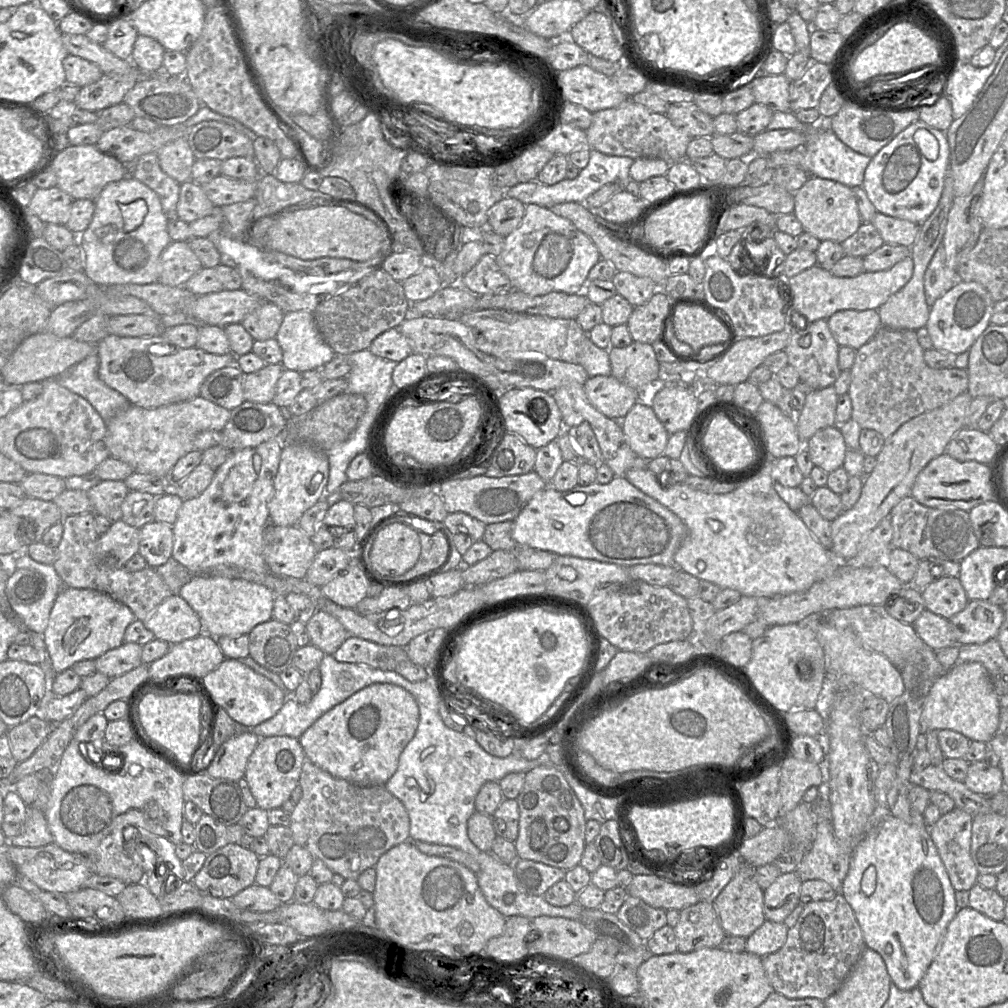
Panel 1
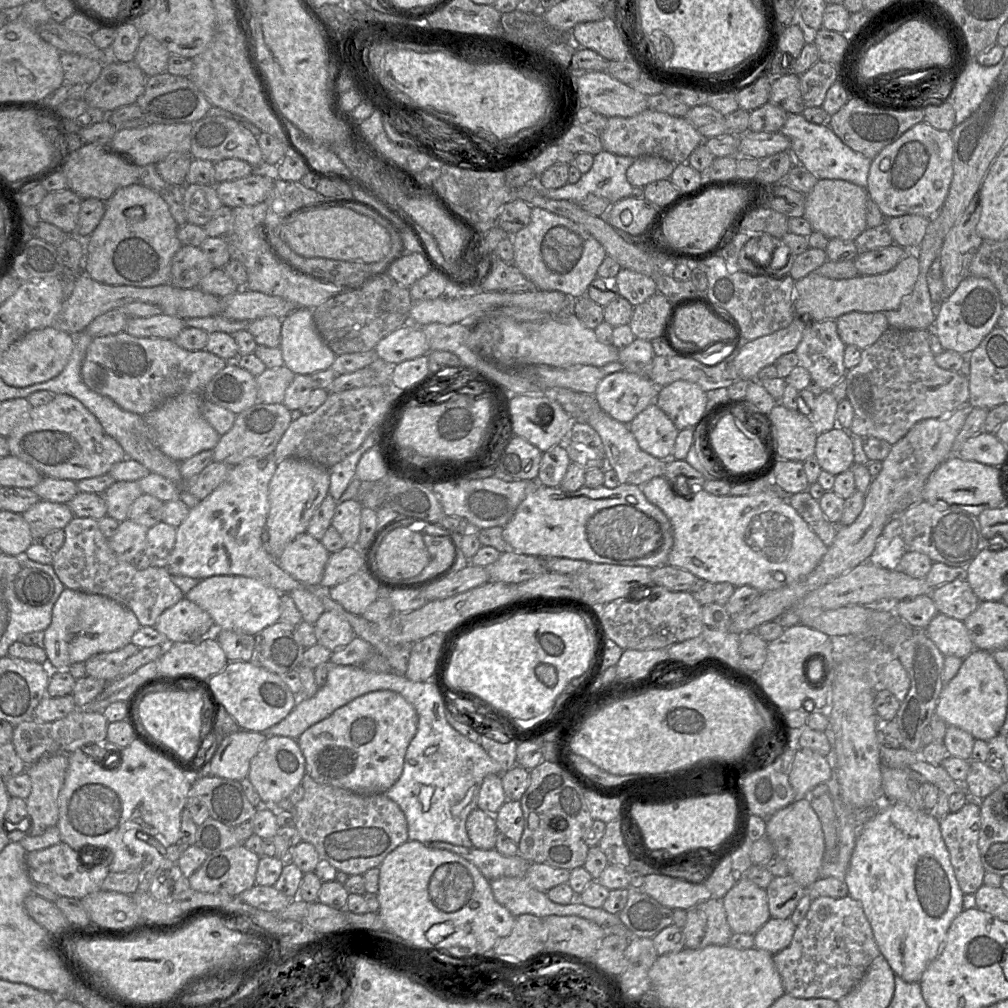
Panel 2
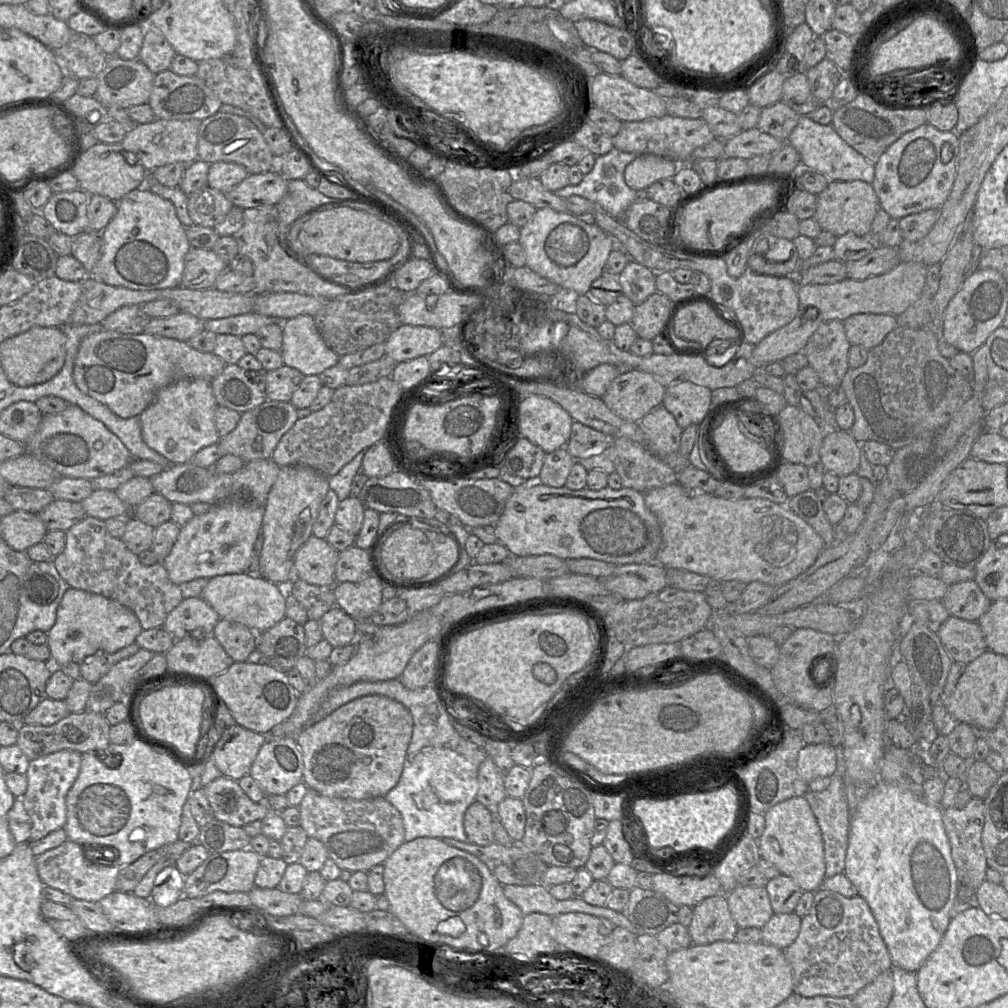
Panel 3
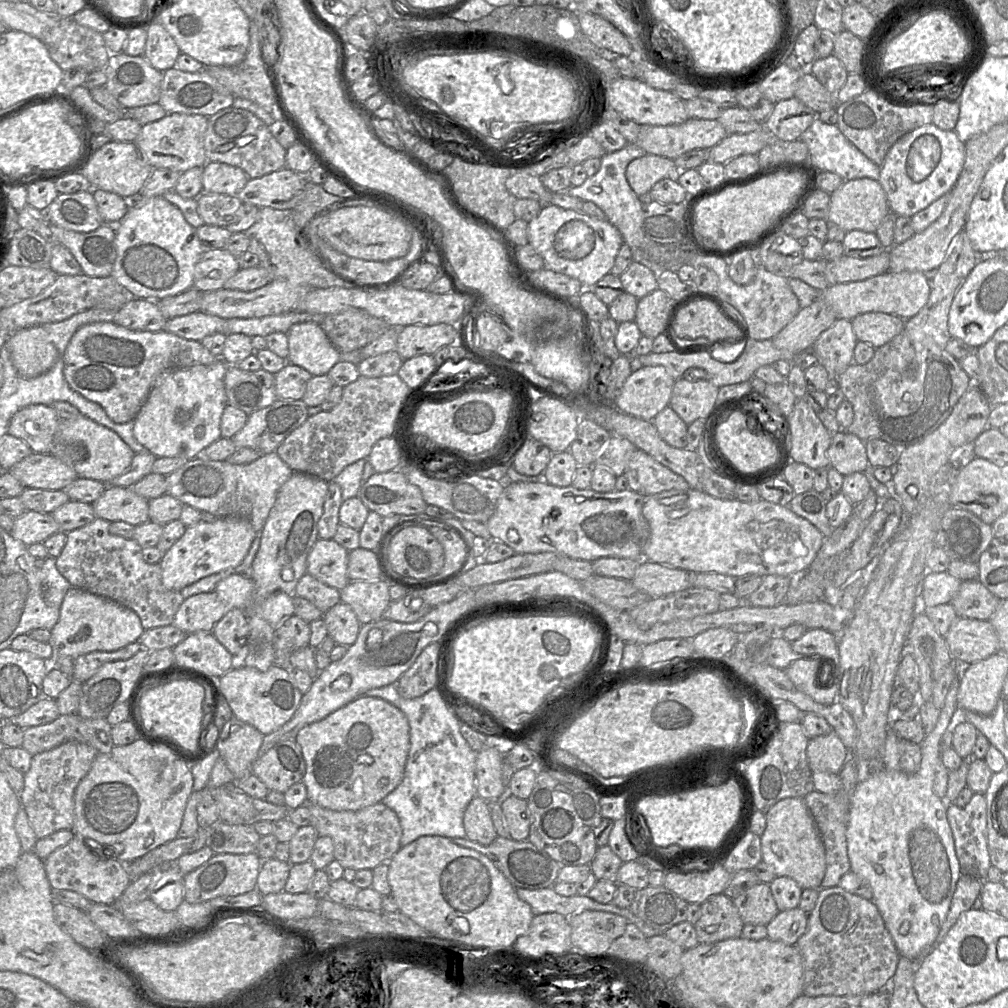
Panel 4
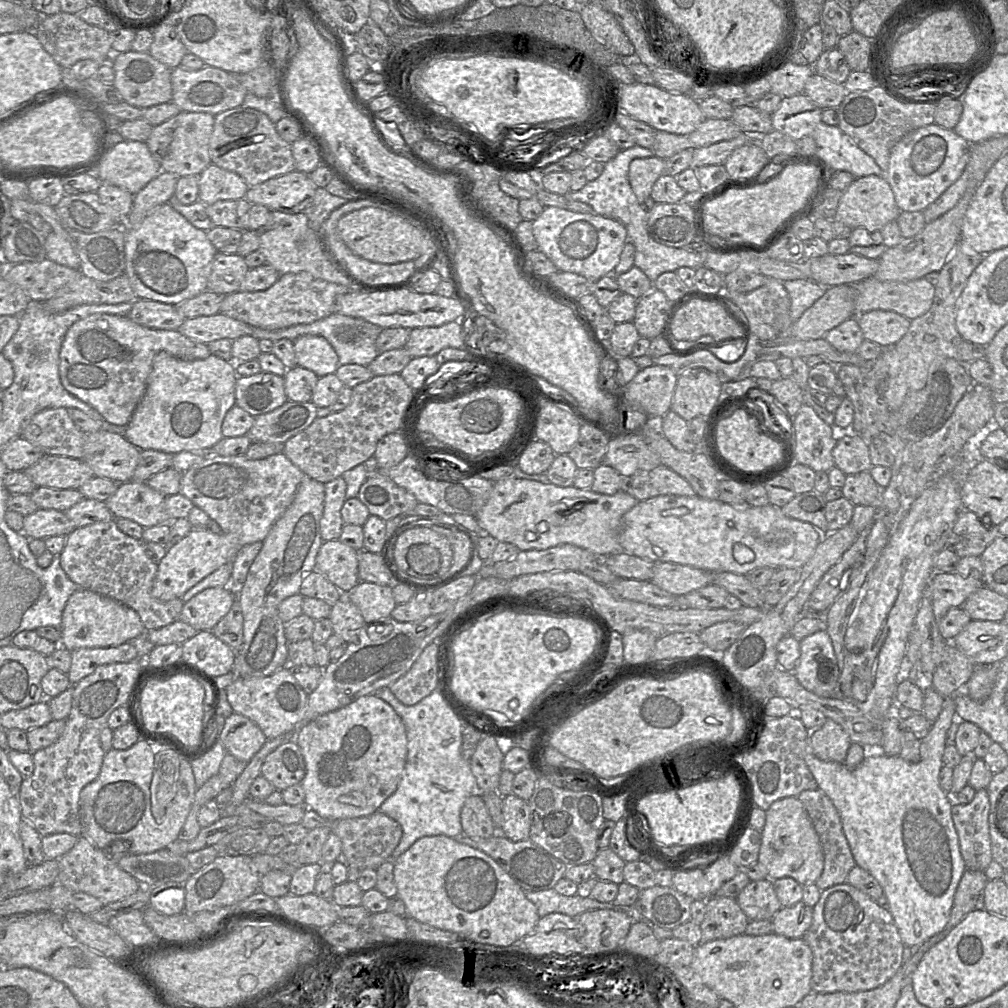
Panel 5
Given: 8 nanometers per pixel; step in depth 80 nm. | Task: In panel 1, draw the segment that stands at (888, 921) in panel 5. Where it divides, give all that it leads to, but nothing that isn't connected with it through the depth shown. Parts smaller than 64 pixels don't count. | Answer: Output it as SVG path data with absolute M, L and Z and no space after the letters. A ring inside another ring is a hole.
M838 893L831 900L805 904L796 924L788 930L785 944L777 952L762 957L762 963L774 991L789 999L817 998L824 1001L838 990L865 948L855 914L844 896Z

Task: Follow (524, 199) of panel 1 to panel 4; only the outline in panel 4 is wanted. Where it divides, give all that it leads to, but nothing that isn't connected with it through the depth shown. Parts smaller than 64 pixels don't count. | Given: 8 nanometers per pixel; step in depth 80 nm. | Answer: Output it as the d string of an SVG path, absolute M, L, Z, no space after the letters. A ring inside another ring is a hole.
M627 144L625 147L614 151L612 153L605 153L601 157L601 166L596 174L593 176L588 176L587 179L580 186L570 186L567 188L567 194L571 196L579 197L584 201L591 201L596 206L598 206L607 217L607 220L614 225L622 235L623 242L627 244L632 253L632 261L639 262L644 266L648 267L655 274L661 273L663 270L675 270L675 269L662 269L662 267L649 259L645 258L645 253L643 252L643 241L645 234L642 231L642 220L643 220L643 206L639 200L639 196L633 191L626 179L626 167L635 158L644 156L646 152L636 144Z

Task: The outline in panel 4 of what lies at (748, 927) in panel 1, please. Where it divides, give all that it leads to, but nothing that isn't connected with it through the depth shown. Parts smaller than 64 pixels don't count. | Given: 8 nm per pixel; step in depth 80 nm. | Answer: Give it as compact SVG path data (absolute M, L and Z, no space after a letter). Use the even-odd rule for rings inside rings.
M758 883L732 899L744 924L767 925L779 913L769 883Z

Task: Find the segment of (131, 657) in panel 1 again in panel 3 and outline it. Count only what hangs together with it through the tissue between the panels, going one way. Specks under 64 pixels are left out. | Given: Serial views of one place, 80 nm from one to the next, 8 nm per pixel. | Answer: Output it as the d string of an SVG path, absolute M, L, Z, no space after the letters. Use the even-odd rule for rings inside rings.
M134 642L114 653L98 651L87 656L80 663L81 678L94 684L107 674L117 662L134 655L139 649L140 646Z

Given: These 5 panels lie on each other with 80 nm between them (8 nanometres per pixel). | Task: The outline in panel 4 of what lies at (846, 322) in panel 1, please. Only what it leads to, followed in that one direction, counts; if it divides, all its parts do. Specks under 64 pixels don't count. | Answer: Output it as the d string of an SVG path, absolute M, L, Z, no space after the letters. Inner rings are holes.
M867 312L853 318L851 324L857 340L876 349L903 331L905 321L893 314Z

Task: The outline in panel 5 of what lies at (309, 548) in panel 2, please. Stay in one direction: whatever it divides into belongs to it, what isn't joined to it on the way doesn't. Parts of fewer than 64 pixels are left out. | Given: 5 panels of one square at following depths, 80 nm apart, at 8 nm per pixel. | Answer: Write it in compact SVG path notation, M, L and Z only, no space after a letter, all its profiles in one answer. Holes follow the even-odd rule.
M338 540L322 543L314 571L327 577L342 593L349 593L360 582L358 551Z

